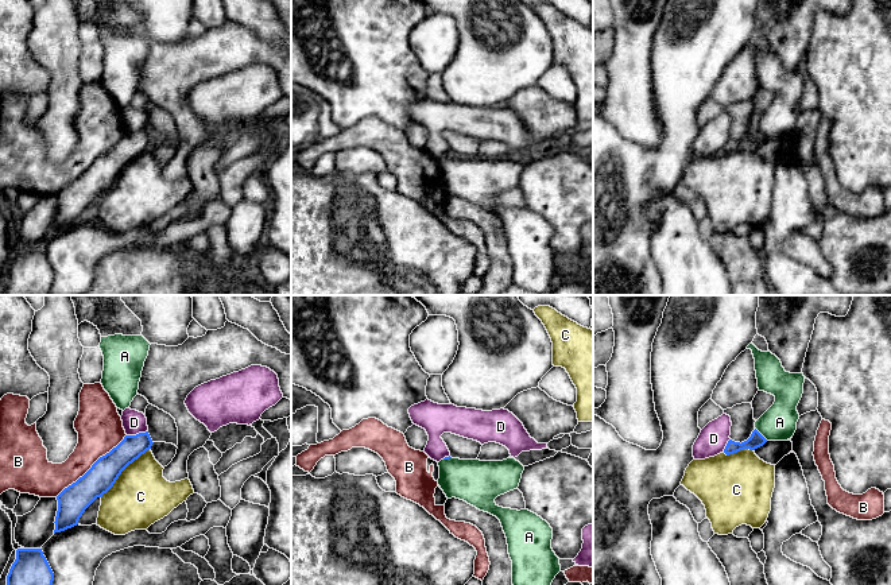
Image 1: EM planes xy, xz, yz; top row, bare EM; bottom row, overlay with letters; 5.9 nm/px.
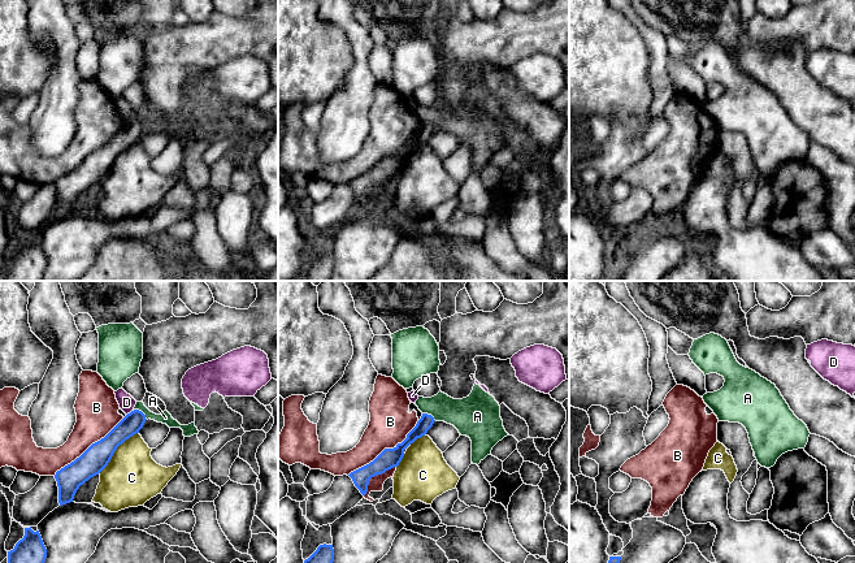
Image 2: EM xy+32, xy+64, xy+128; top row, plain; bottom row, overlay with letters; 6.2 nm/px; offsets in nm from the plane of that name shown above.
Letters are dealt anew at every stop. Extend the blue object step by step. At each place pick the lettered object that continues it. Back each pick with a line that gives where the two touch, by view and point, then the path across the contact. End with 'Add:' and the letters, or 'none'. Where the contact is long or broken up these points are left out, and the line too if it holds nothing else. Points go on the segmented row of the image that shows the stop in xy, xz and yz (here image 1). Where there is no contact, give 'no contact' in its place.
Add: none

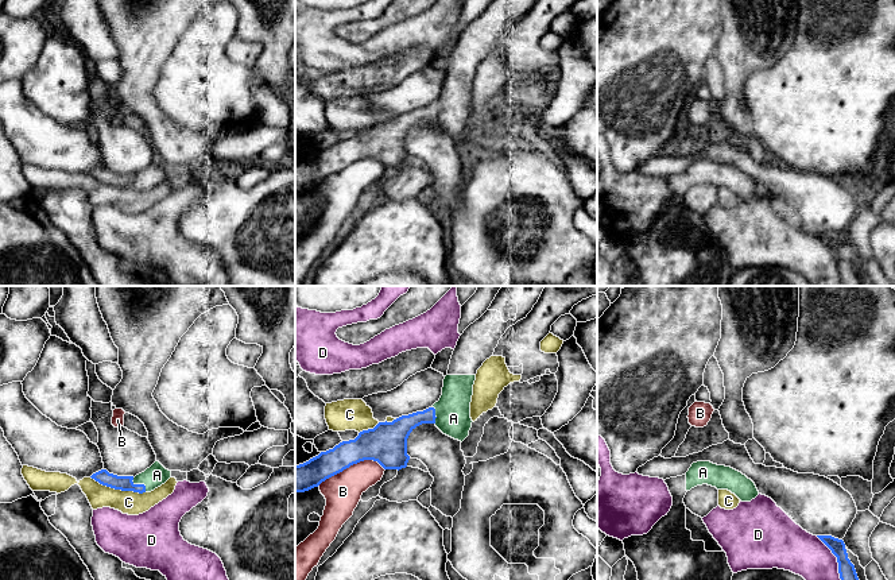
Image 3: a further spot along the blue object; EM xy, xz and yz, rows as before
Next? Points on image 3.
A: xy (140, 484) | across xy (124, 483), (140, 484), (157, 475)
Add: A

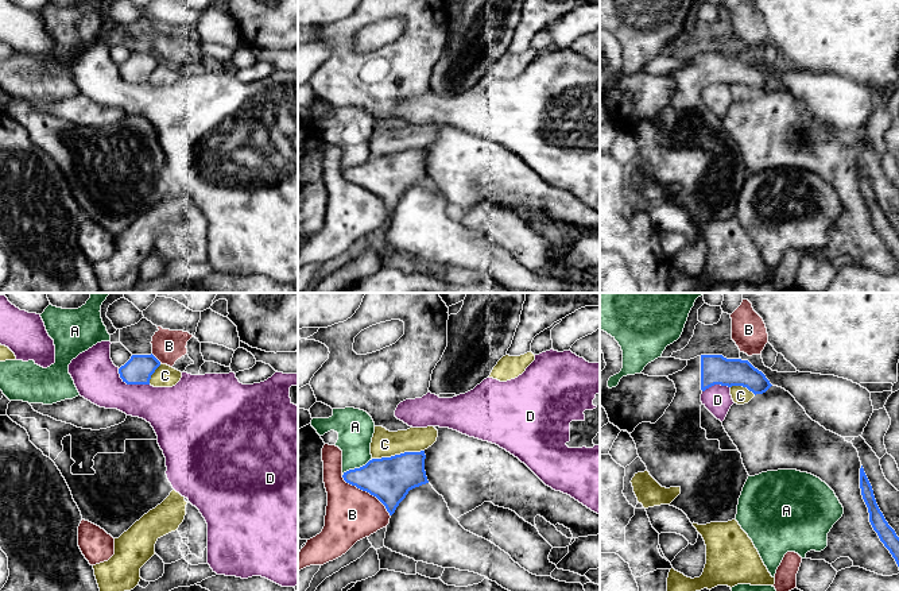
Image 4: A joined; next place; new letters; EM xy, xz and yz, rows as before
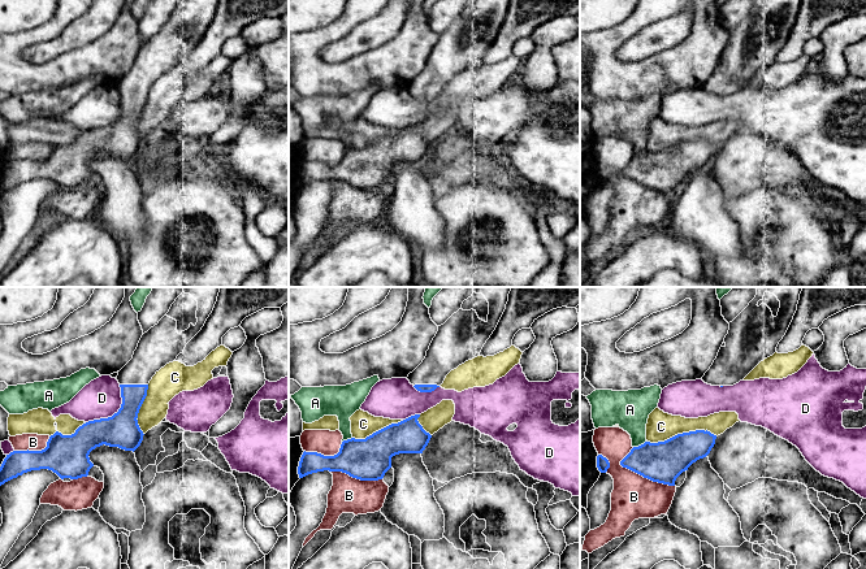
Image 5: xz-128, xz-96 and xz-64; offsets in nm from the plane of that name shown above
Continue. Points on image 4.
Add: none

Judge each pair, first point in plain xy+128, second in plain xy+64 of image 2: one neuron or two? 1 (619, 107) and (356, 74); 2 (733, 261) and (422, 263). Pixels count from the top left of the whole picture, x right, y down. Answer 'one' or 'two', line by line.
1: two
2: two

